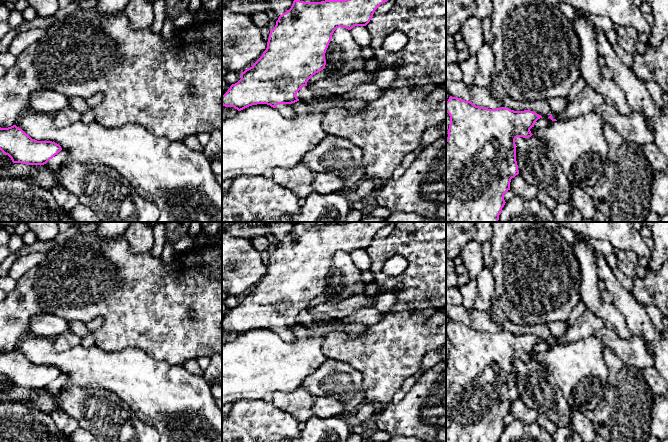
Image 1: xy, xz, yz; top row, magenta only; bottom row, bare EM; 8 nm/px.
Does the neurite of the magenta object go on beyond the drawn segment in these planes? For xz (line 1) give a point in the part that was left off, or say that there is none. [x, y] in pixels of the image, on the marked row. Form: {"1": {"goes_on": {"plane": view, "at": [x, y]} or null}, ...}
{"1": {"goes_on": {"plane": "xz", "at": [286, 110]}}}

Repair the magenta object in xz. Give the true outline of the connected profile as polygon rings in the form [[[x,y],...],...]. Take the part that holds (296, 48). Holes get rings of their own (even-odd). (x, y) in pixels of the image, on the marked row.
[[[294,0],[291,8],[279,16],[275,27],[270,30],[267,48],[262,56],[248,69],[241,73],[241,79],[230,86],[222,95],[222,105],[234,107],[241,111],[249,106],[267,104],[276,108],[284,117],[295,116],[292,103],[299,101],[296,94],[308,80],[325,68],[325,53],[334,31],[343,27],[351,30],[355,26],[366,26],[373,17],[375,10],[388,0],[325,0],[321,2],[304,2]]]

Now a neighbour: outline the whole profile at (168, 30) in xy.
[[[166,16],[165,22],[160,32],[161,36],[165,40],[170,40],[174,37],[176,30],[177,29],[175,27],[175,20],[173,20],[170,16]]]

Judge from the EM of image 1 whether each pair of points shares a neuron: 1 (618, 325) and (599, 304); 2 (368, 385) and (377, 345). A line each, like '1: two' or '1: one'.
1: one
2: one

